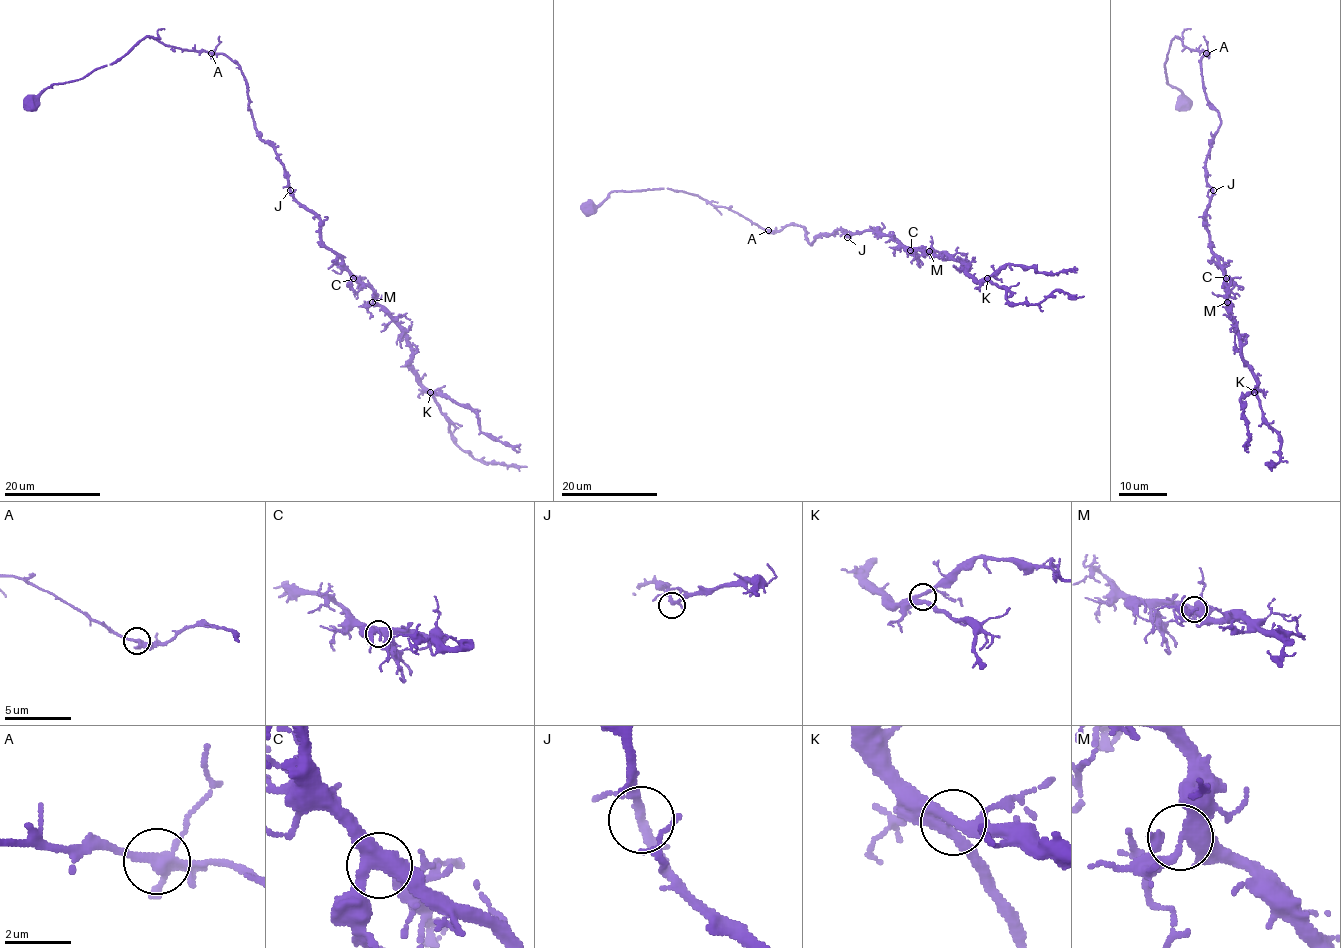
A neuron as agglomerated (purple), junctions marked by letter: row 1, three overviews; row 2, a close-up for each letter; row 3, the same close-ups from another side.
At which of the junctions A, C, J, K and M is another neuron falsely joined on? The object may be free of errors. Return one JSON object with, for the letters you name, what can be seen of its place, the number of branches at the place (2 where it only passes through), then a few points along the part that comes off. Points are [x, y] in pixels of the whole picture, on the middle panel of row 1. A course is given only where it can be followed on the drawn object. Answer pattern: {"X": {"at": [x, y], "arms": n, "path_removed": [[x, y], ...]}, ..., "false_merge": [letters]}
{"false_merge": []}

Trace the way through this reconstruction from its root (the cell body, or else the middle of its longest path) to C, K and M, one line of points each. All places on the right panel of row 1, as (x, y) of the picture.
C: (1211, 190), (1212, 196), (1205, 216), (1206, 231), (1211, 251), (1218, 259), (1218, 266), (1226, 278)
K: (1211, 190), (1206, 231), (1211, 251), (1224, 274), (1241, 358), (1257, 382), (1254, 392)
M: (1211, 190), (1212, 196), (1205, 216), (1206, 231), (1211, 251), (1224, 274), (1227, 302)

